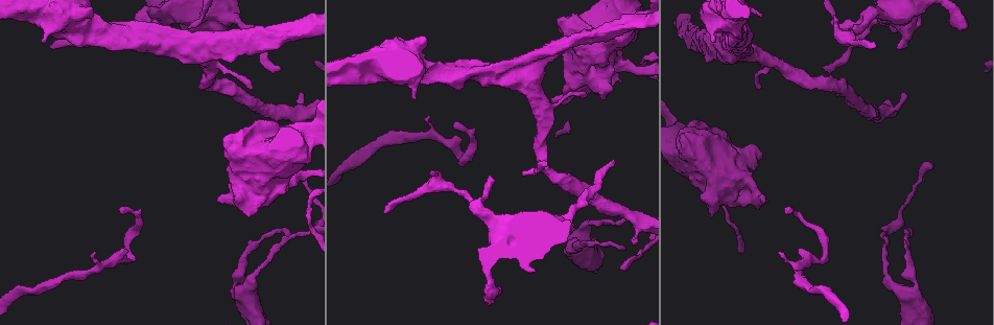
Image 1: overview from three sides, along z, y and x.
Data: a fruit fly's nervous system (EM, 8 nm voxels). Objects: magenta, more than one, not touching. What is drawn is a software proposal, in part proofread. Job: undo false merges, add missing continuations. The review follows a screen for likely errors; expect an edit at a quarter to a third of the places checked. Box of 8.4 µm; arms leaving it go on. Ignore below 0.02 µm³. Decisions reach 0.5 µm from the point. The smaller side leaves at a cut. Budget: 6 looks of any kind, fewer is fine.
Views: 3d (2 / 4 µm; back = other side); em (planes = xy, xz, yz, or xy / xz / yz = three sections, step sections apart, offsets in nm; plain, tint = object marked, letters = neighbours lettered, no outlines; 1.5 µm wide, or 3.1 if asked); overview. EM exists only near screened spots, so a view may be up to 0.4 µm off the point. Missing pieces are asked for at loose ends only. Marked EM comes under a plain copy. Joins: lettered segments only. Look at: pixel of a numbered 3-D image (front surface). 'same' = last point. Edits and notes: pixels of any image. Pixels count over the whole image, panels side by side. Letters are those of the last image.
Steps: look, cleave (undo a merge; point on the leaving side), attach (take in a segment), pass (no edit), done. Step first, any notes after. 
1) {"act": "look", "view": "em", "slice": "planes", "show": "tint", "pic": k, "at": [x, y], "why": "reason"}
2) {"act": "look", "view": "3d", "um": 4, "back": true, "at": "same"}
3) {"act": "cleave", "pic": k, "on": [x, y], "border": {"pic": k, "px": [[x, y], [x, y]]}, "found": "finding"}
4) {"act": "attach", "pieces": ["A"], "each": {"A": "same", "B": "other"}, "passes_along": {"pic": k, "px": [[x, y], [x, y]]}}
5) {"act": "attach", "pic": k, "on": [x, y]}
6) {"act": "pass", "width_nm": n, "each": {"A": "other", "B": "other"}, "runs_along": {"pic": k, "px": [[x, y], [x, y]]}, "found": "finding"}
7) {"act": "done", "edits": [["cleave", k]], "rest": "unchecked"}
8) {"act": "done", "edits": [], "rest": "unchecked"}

{"act": "look", "view": "em", "slice": "planes", "show": "letters", "pic": 1, "at": [635, 240], "why": "an open end"}

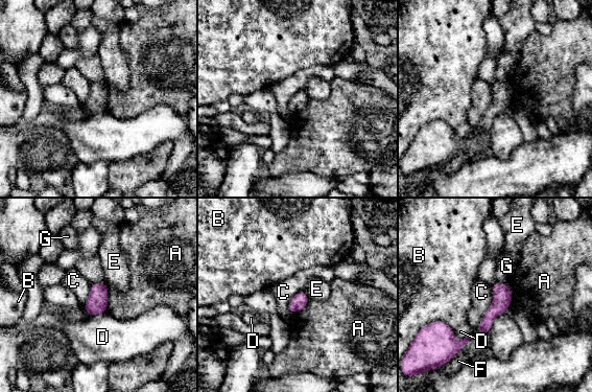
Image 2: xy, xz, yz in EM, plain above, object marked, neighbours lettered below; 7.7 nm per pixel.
{"act": "pass", "each": {"A": "other", "B": "other", "C": "other", "D": "other", "E": "other", "F": "other", "G": "other"}, "border": {"pic": 2, "px": [[492, 284], [479, 336]]}, "found": "none of them fits"}

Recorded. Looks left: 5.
{"act": "look", "view": "3d", "um": 2, "pic": 1, "at": [623, 246], "why": "thin end"}

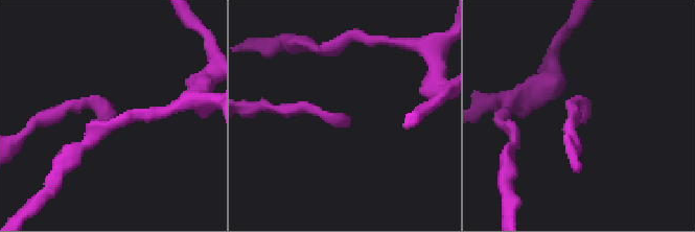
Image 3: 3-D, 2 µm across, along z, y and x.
{"act": "look", "view": "em", "slice": "planes", "show": "letters", "pic": 3, "at": [346, 120]}

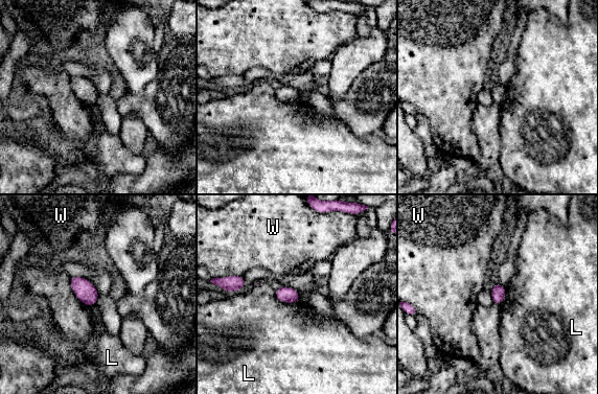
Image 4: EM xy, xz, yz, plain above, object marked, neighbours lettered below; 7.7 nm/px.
{"act": "pass", "longest_contact_nm": ["L", 280], "each": {"L": "other", "W": "other"}, "found": "no lettered segment goes on from it"}

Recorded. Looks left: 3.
{"act": "look", "view": "3d", "um": 2, "pic": 1, "at": [901, 48], "why": "thick end"}

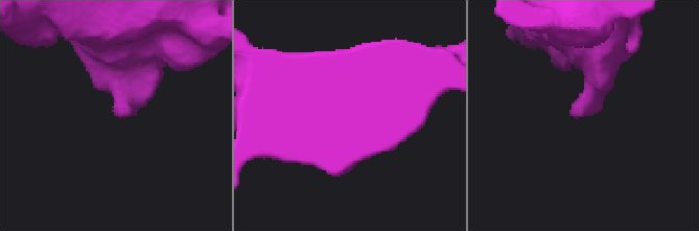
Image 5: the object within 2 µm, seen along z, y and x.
{"act": "look", "view": "em", "slice": "planes", "show": "letters", "pic": 5, "at": [123, 118], "why": "shape alone is not enough"}

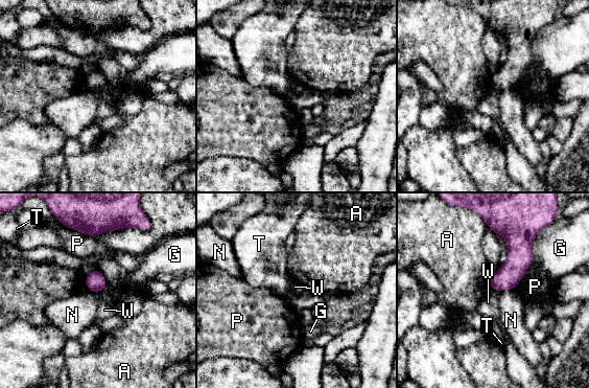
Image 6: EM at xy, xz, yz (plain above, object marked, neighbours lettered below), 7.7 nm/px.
{"act": "pass", "longest_contact_nm": ["G", 260], "each": {"A": "other", "G": "other", "N": "other", "P": "other", "T": "other", "W": "other"}, "border": {"pic": 6, "px": [[491, 289], [498, 292]]}, "found": "none of them fits"}

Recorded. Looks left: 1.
{"act": "done", "edits": [], "rest": "unchecked"}

